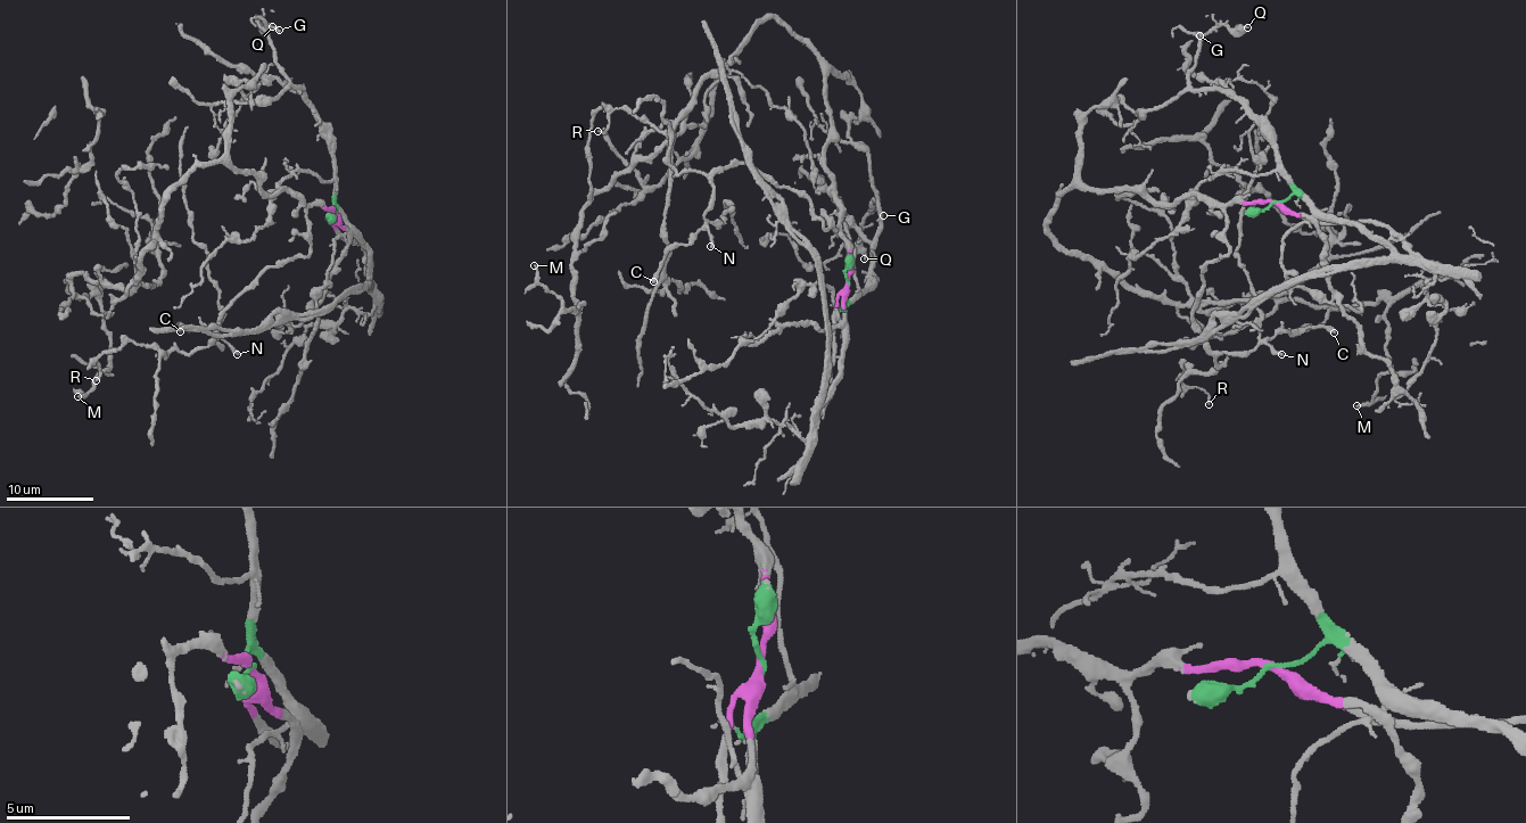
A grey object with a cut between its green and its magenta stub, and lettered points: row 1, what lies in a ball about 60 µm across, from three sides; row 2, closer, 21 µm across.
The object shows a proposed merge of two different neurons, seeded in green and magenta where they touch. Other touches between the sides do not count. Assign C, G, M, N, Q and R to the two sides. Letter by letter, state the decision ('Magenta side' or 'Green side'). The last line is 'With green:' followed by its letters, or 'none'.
C: Magenta side
G: Green side
M: Magenta side
N: Magenta side
Q: Green side
R: Magenta side
With green: G, Q

